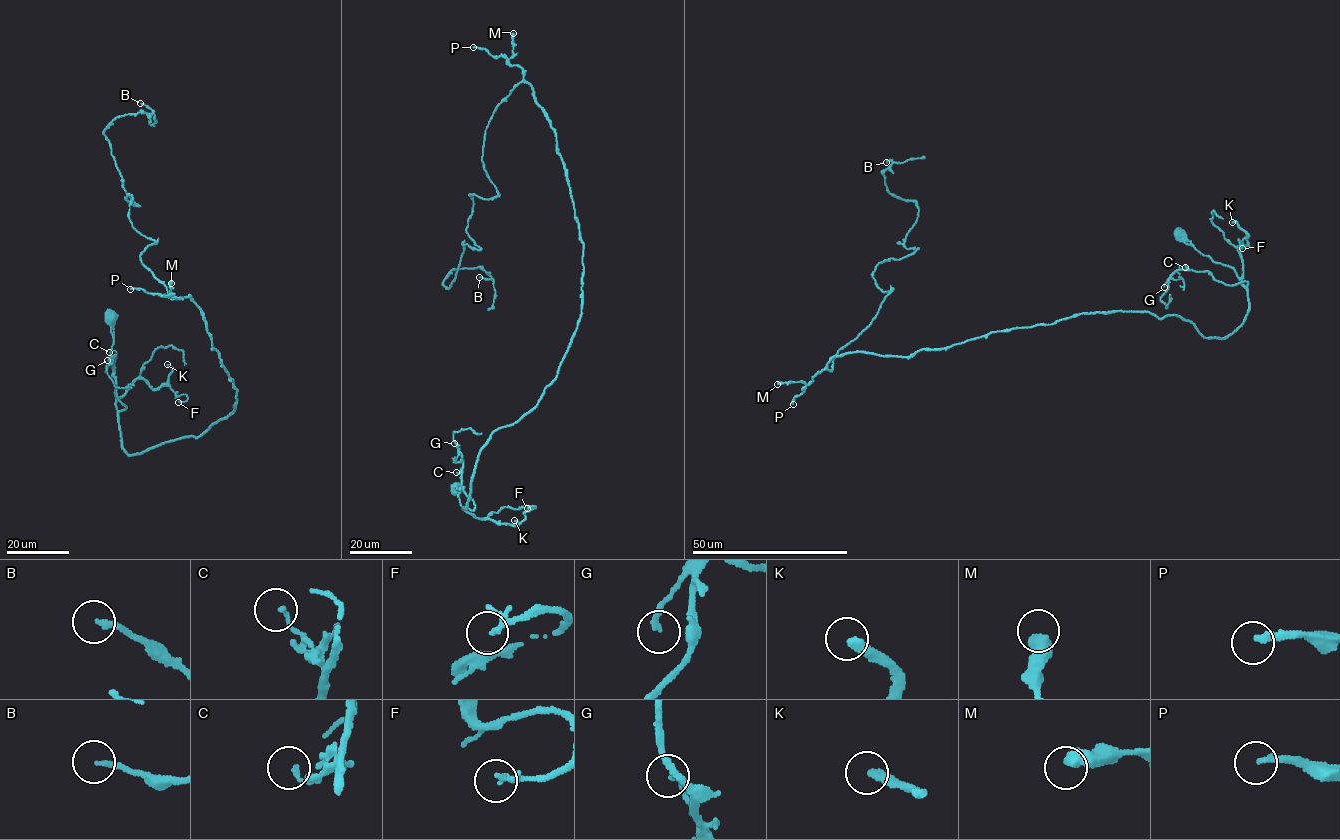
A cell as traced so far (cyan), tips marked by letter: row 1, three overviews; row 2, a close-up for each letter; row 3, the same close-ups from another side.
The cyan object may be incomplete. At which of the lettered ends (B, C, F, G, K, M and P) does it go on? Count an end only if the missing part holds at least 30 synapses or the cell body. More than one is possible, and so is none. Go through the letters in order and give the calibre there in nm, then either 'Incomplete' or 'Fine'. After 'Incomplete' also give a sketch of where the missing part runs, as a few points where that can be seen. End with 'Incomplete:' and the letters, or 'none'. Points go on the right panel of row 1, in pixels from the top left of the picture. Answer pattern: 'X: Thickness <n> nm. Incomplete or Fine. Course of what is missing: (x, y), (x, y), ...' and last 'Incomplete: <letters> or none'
B: Thickness 180 nm. Fine
C: Thickness 150 nm. Fine
F: Thickness 110 nm. Fine
G: Thickness 220 nm. Fine
K: Thickness 280 nm. Incomplete. Course of what is missing: (1232, 222), (1203, 229), (1192, 240), (1187, 250), (1184, 243), (1179, 247)
M: Thickness 550 nm. Fine
P: Thickness 240 nm. Incomplete. Course of what is missing: (793, 404), (792, 432), (807, 454), (807, 463), (792, 467), (789, 475), (801, 505), (812, 506)
Incomplete: K, P

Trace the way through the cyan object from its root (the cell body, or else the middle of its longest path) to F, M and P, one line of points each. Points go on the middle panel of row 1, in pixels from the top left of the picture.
F: (456, 489), (460, 491), (462, 508), (480, 519), (518, 525), (525, 518), (525, 511), (535, 506), (527, 508)
M: (456, 489), (464, 509), (481, 447), (538, 402), (581, 312), (579, 225), (555, 129), (508, 60), (513, 33)
P: (456, 489), (464, 509), (490, 435), (556, 376), (583, 271), (555, 129), (521, 68), (473, 47)

